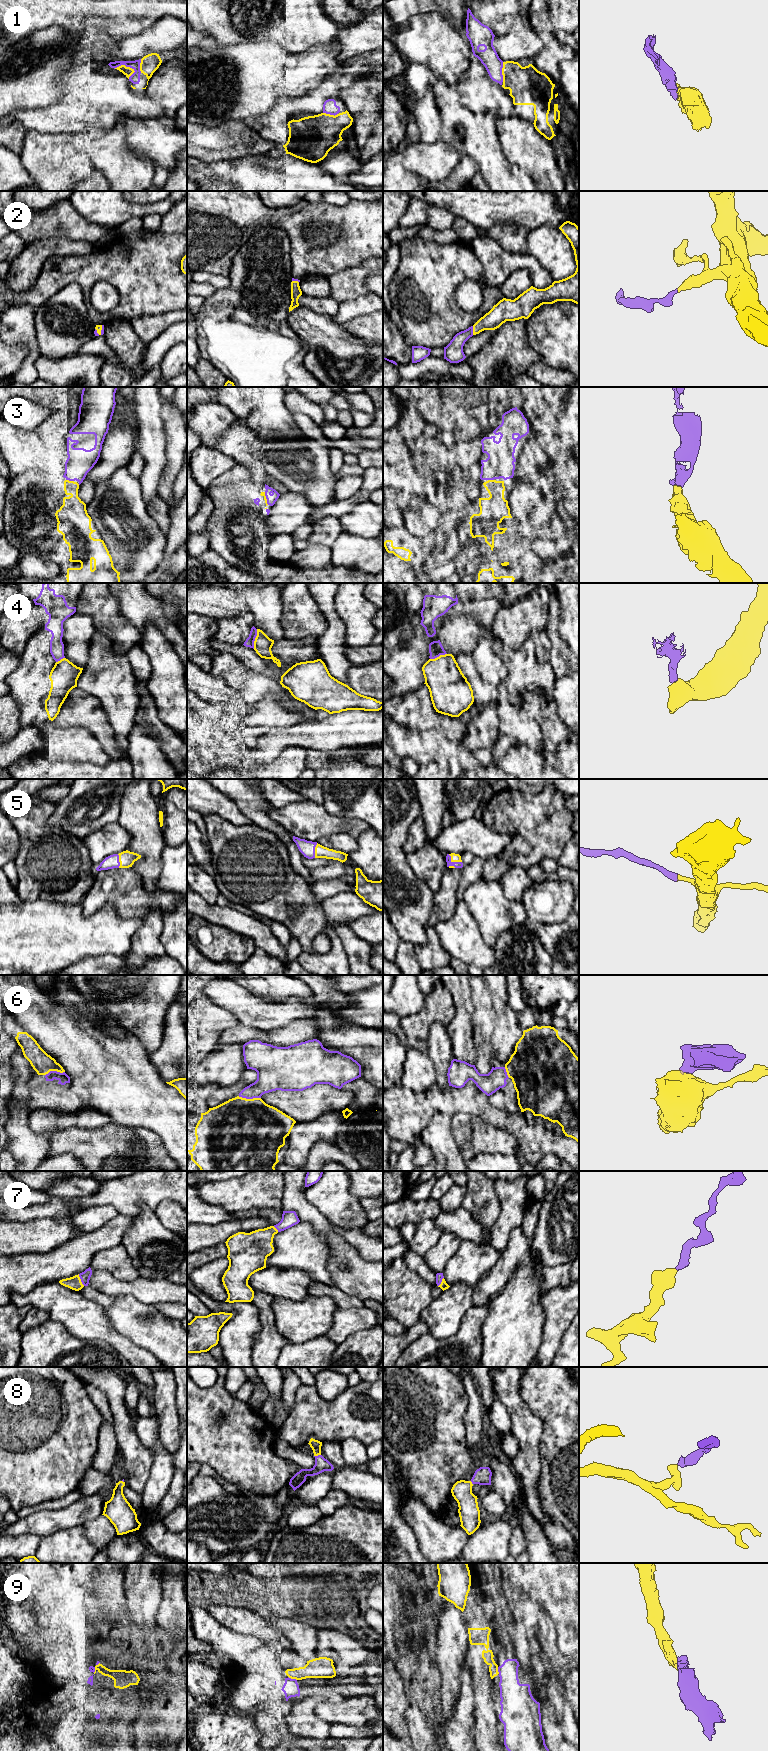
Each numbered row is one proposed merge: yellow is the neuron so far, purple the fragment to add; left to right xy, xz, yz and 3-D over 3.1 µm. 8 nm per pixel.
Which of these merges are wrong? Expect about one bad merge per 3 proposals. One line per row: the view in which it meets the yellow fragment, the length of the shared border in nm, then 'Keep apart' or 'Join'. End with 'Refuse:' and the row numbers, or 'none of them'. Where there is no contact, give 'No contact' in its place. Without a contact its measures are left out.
1: Touches yellow in xy. Shared border 180 nm. Join
2: Touches yellow in yz. Shared border 70 nm. Join
3: Touches yellow in xy. Shared border 70 nm. Join
4: Touches yellow in xz. Shared border 160 nm. Keep apart
5: Touches yellow in yz. Shared border 130 nm. Join
6: Touches yellow in xz. Shared border 180 nm. Join
7: Touches yellow in xy. Shared border 110 nm. Join
8: Touches yellow in xz. Shared border 60 nm. Join
9: Touches yellow in xz. Shared border 80 nm. Keep apart
Refuse: 4, 9

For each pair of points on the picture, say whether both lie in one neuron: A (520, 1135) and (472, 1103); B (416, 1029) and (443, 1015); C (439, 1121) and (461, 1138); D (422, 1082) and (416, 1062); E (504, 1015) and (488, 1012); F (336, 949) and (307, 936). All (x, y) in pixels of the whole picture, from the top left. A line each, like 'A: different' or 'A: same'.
A: same
B: same
C: different
D: same
E: different
F: different

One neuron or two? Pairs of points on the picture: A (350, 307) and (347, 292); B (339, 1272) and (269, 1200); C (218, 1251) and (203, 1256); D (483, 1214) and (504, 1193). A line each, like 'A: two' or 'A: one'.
A: two
B: two
C: one
D: two

